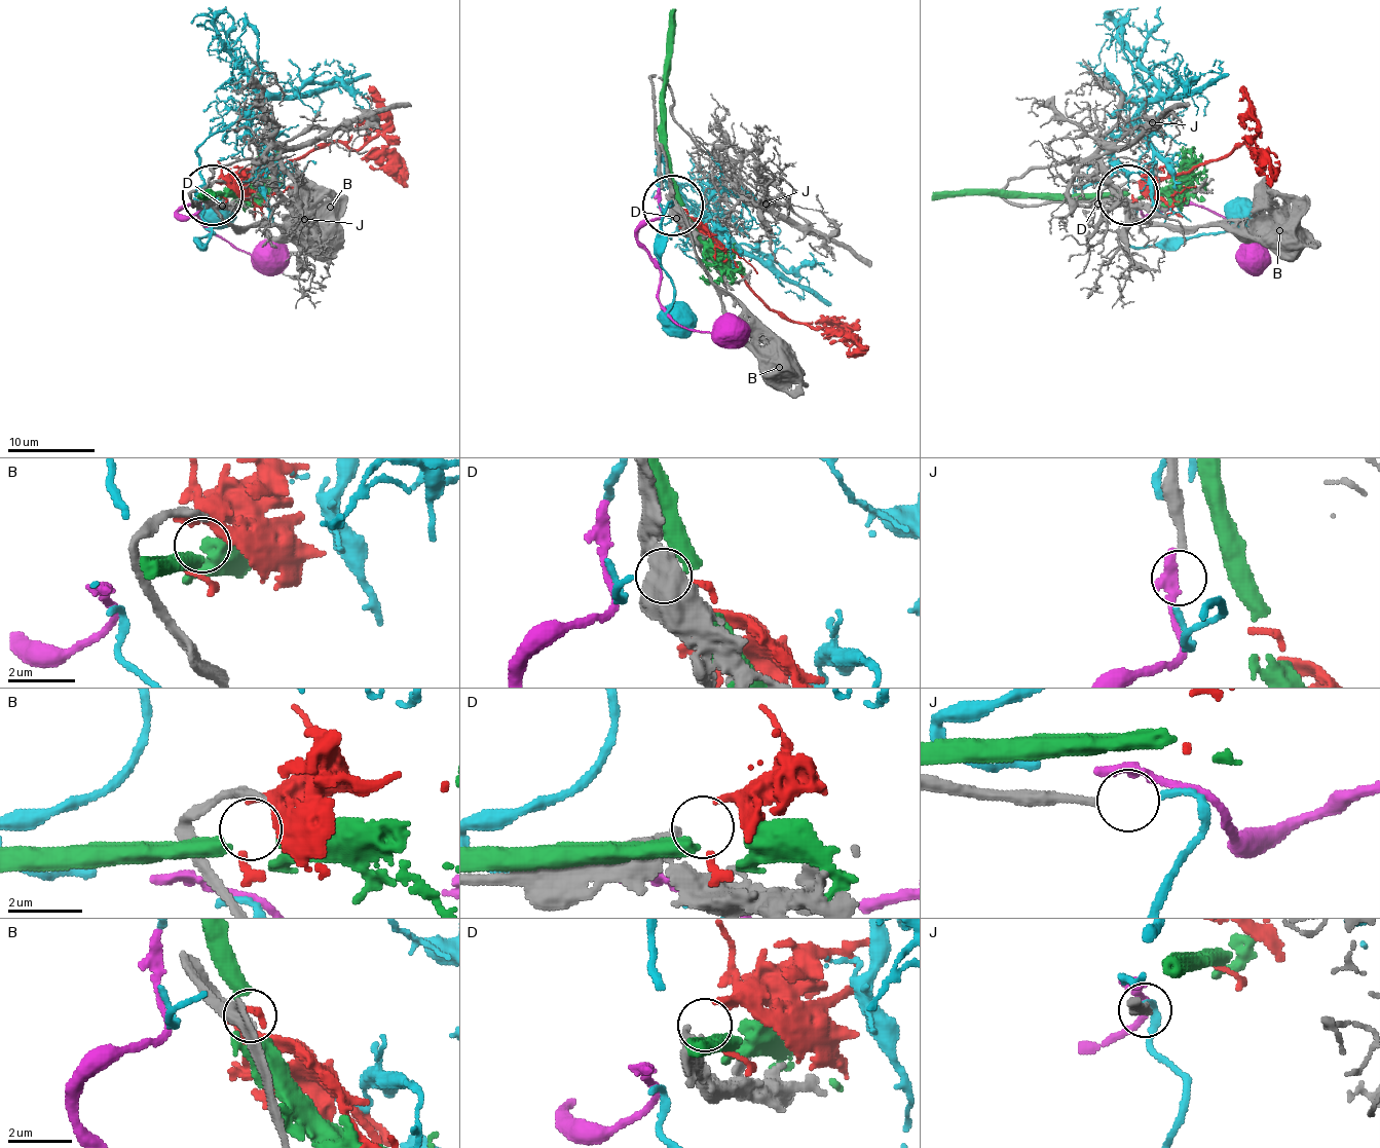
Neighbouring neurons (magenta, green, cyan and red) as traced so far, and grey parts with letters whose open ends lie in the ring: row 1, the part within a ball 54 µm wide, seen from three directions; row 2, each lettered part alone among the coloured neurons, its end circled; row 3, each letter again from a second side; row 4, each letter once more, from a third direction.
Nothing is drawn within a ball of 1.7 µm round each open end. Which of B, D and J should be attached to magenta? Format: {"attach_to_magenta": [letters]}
{"attach_to_magenta": []}

